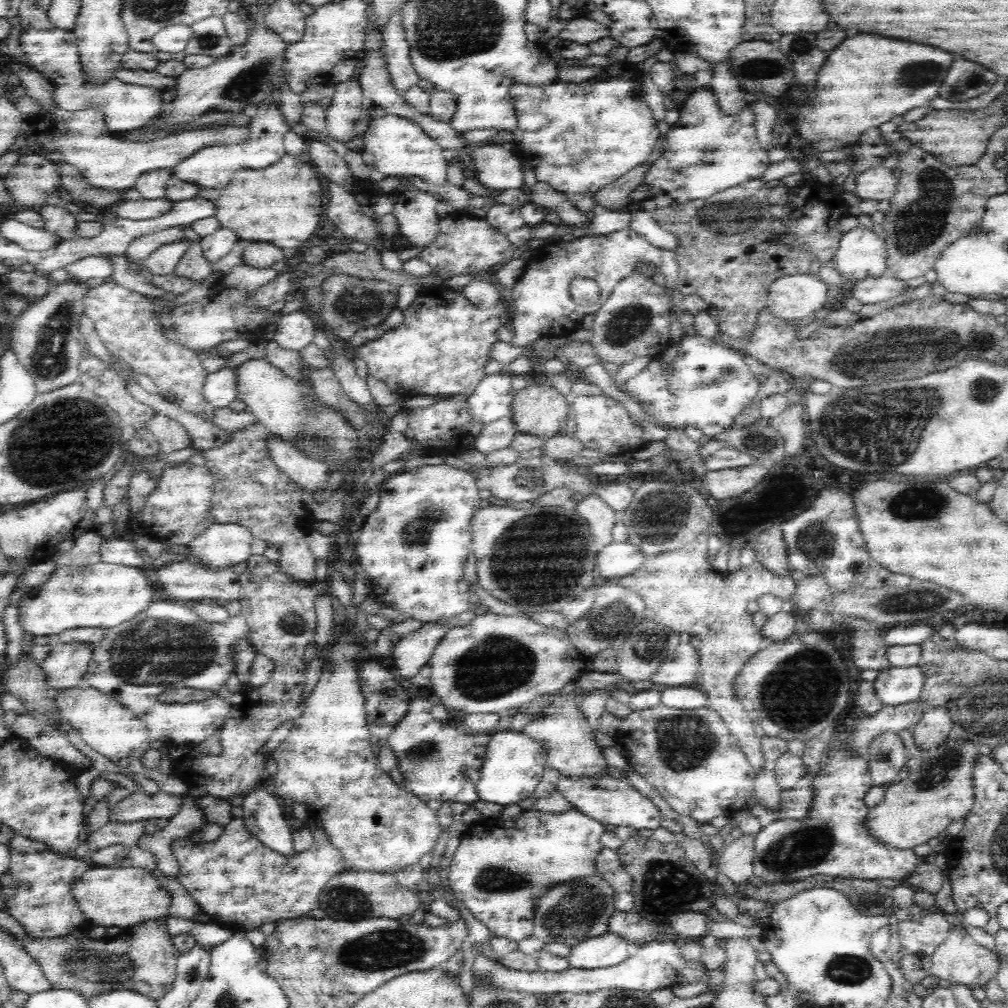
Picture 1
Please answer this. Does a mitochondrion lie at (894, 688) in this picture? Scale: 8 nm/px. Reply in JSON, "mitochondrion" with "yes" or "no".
{"mitochondrion":"no"}

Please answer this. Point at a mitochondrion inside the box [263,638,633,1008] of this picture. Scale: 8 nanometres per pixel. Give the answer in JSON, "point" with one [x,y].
{"point":[378,948]}

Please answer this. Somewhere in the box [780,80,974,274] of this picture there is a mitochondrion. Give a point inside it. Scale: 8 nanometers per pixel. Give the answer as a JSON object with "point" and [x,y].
{"point":[922,221]}

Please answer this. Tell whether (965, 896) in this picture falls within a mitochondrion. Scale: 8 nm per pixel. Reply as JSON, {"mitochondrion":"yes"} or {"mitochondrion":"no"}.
{"mitochondrion":"no"}

